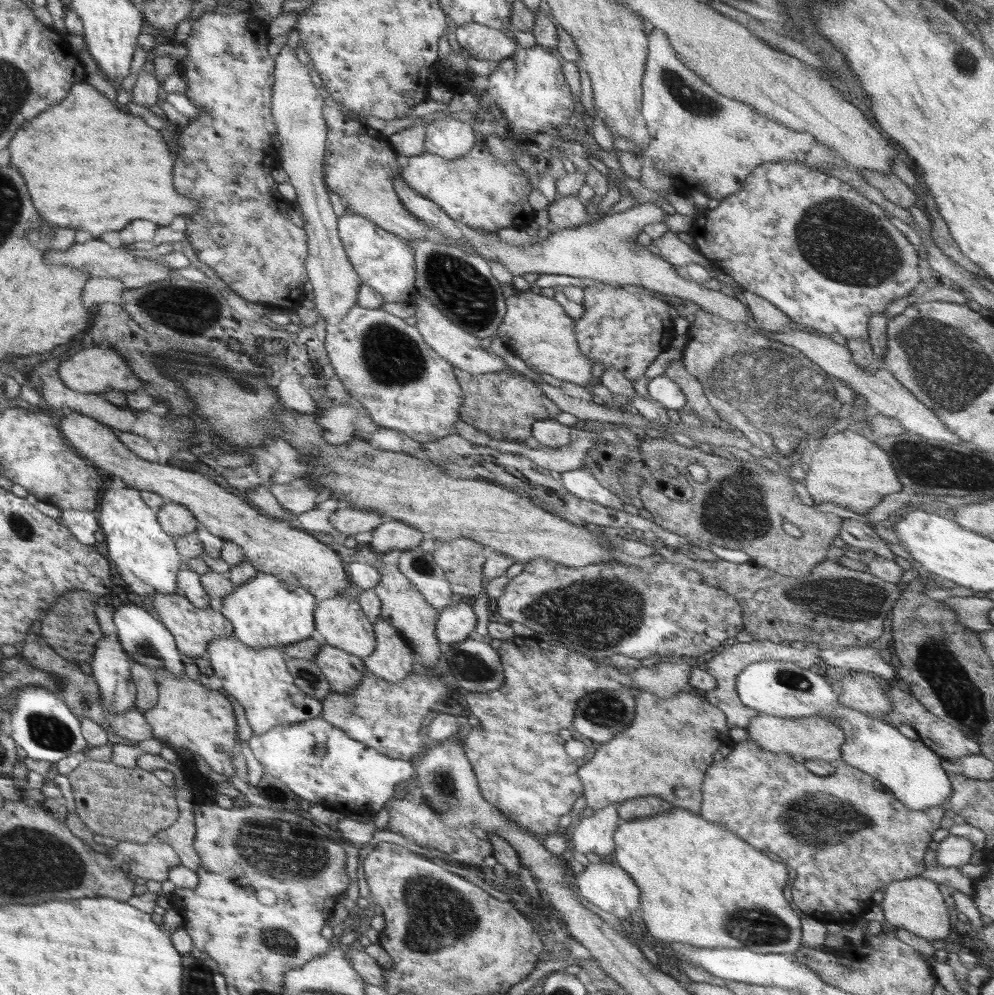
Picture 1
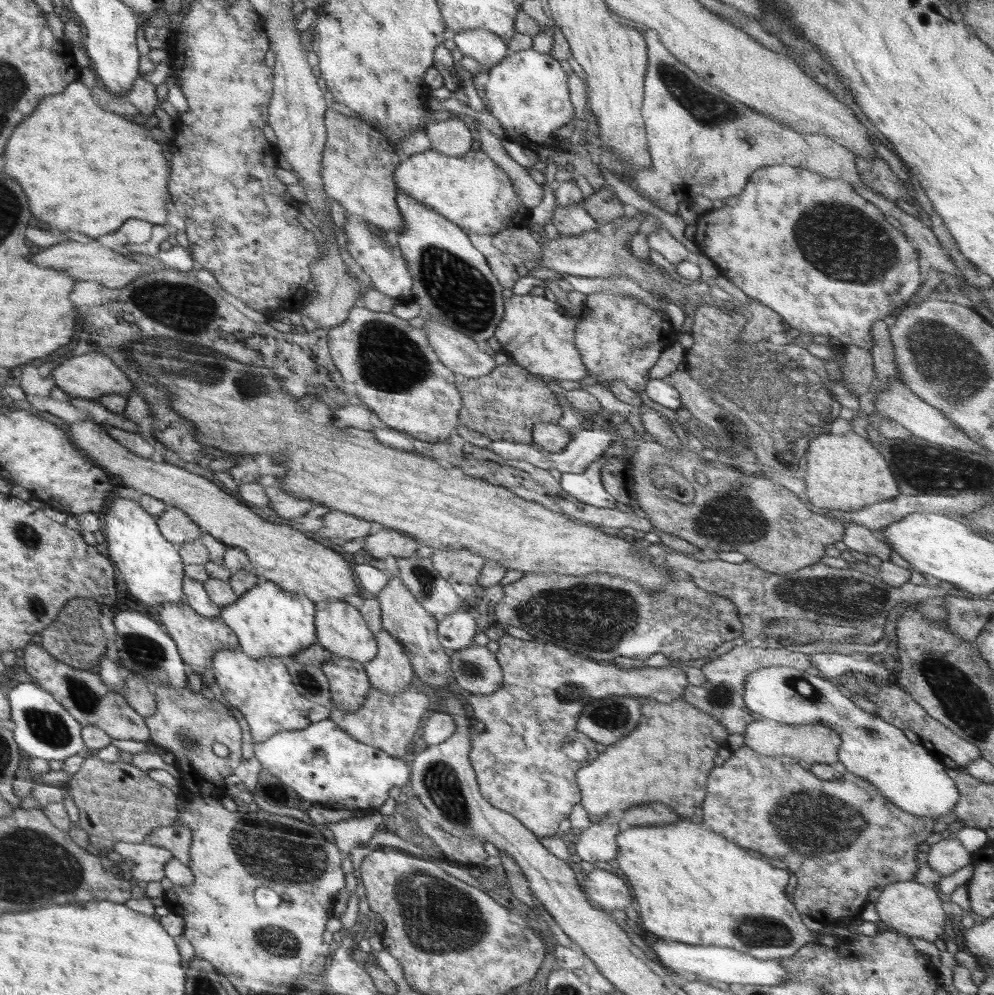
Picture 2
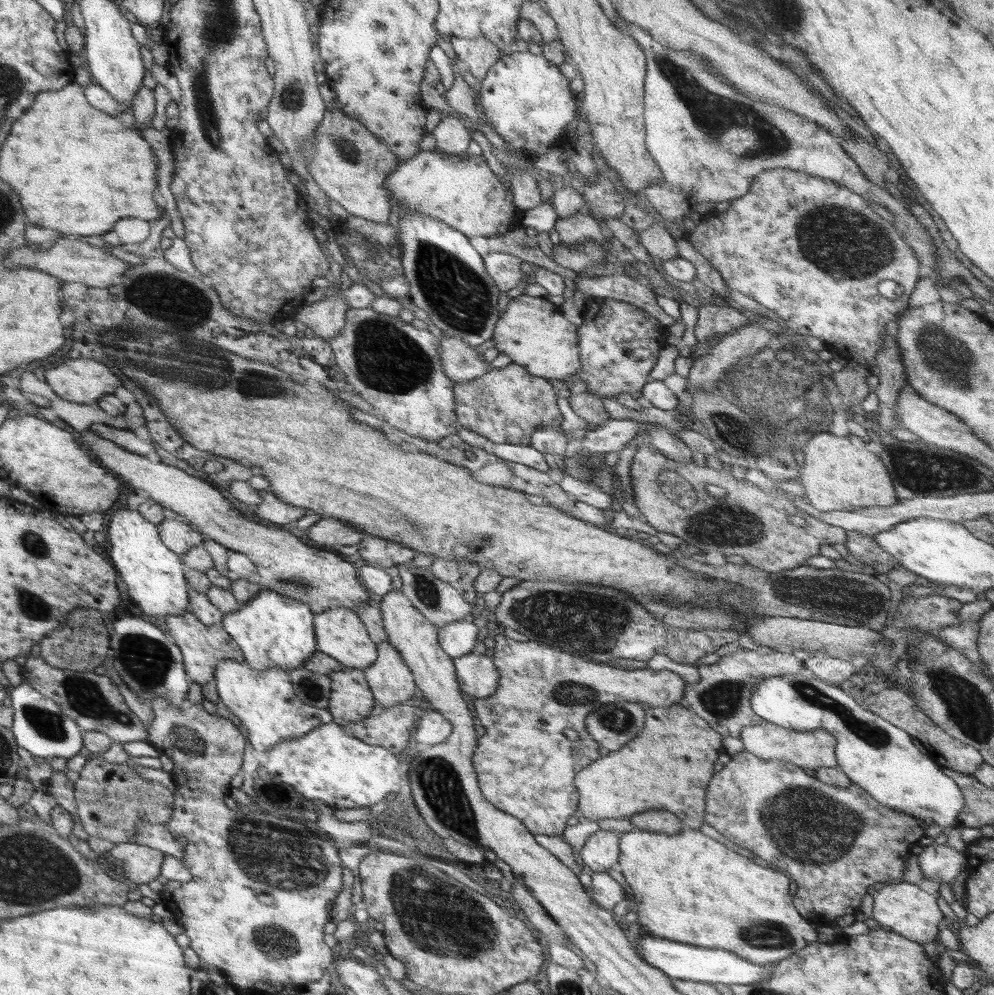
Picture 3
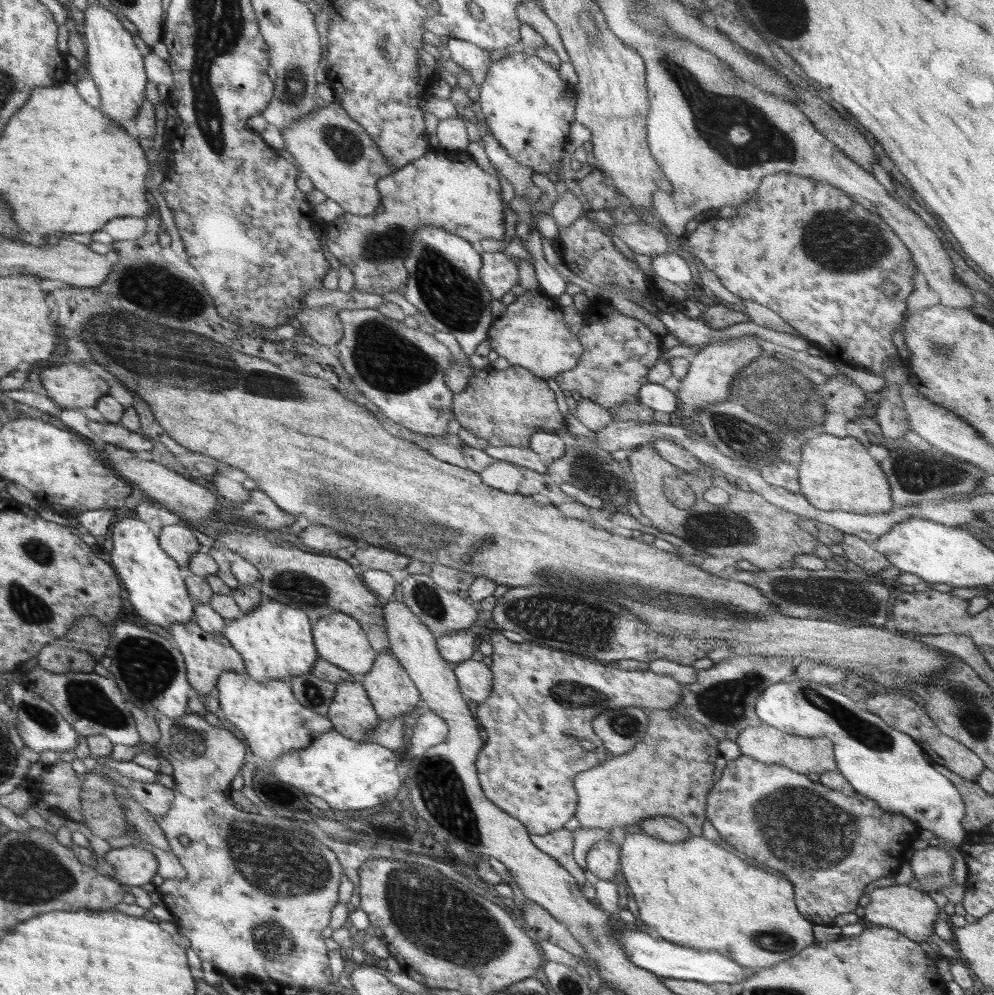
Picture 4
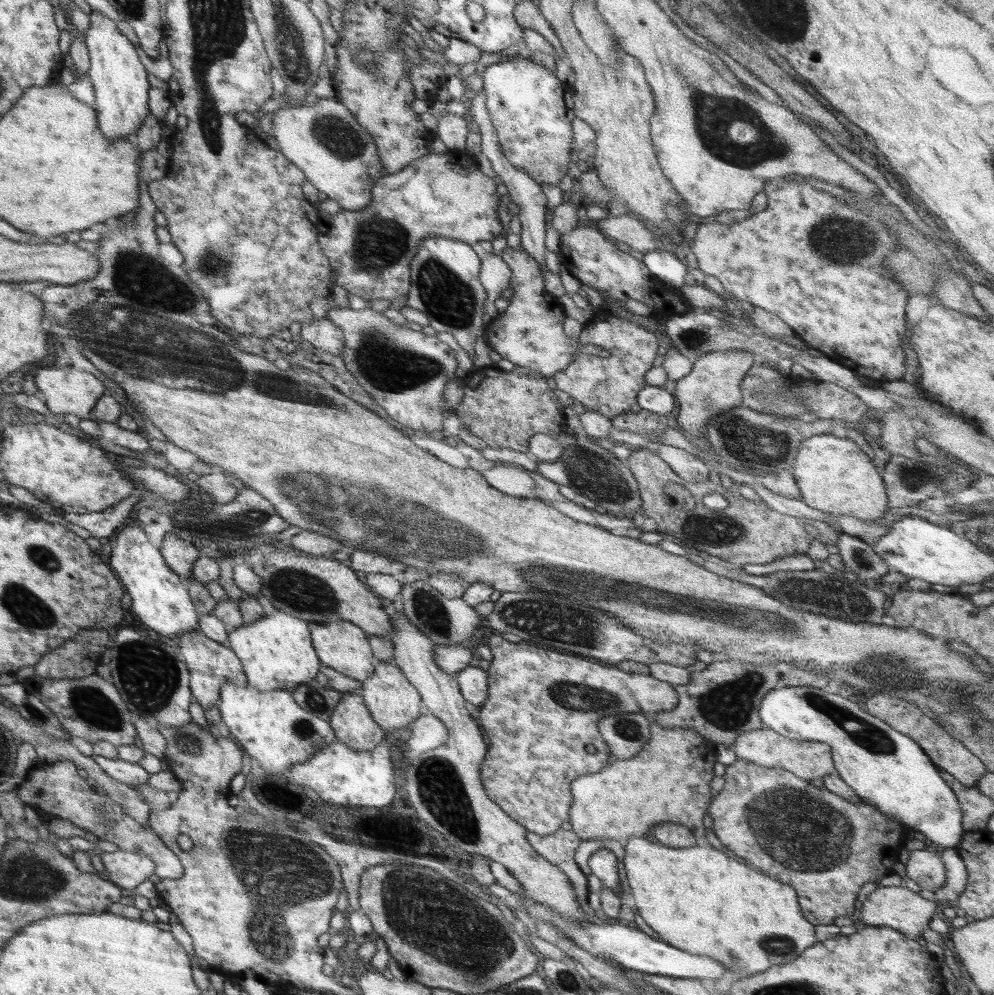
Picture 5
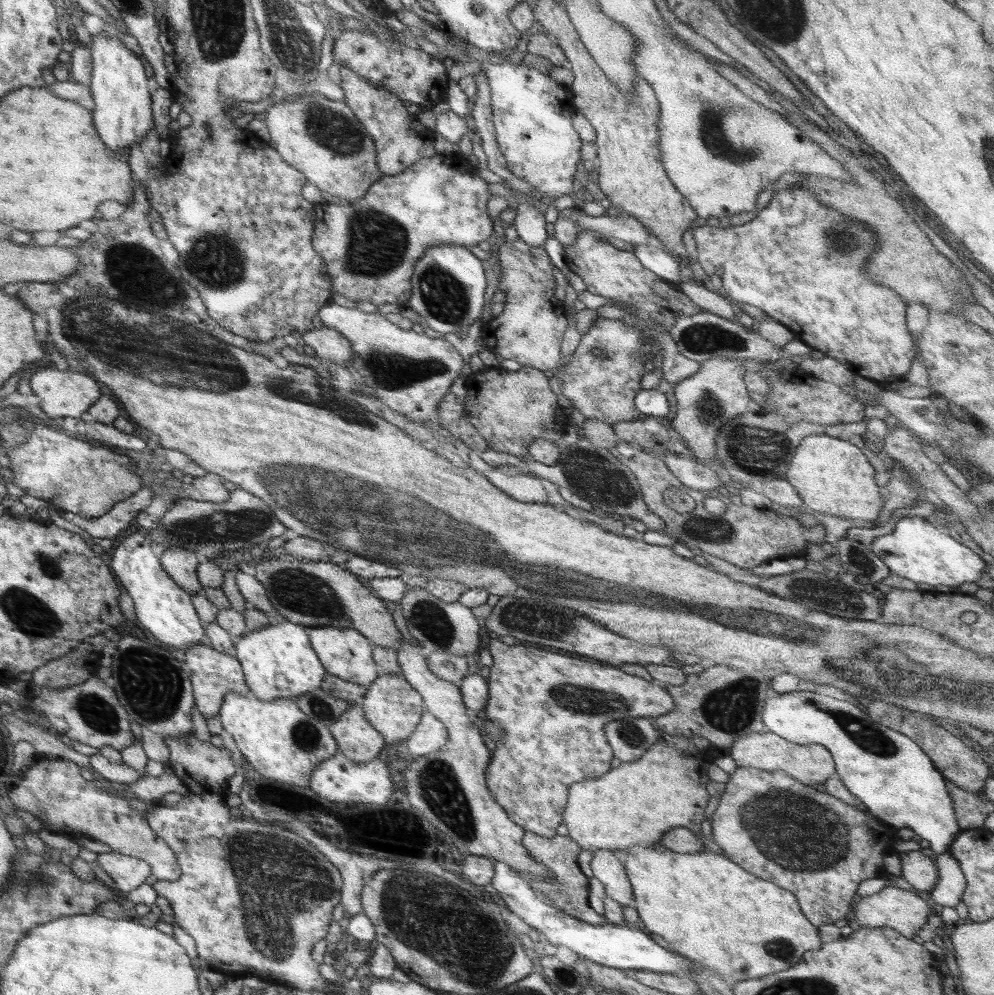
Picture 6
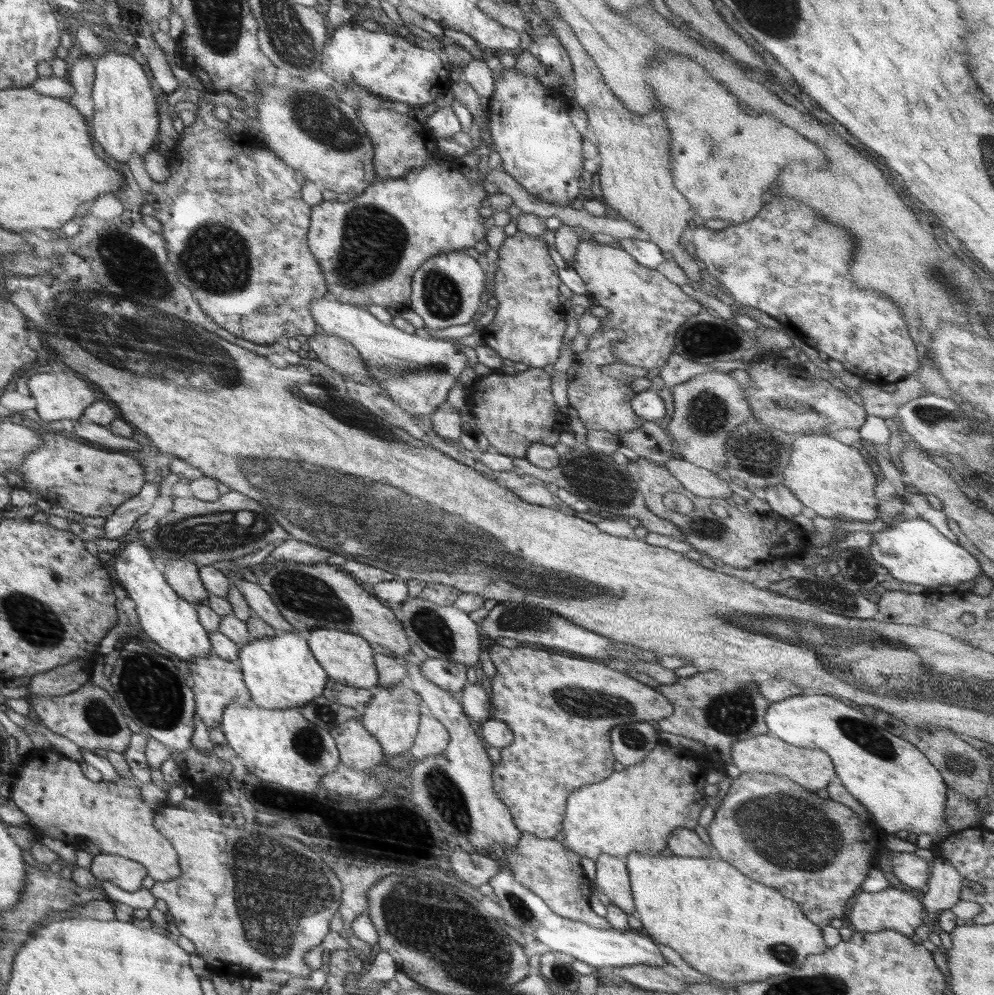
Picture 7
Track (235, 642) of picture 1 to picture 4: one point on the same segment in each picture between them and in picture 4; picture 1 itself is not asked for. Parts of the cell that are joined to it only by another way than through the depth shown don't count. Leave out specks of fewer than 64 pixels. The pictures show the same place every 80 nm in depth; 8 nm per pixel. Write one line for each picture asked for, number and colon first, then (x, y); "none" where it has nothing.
2: (261, 688)
3: (265, 703)
4: (272, 721)

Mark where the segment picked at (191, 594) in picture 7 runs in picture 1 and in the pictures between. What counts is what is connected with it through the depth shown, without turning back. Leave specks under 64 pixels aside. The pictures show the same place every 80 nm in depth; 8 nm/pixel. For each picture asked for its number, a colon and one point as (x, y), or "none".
1: (176, 519)
2: (175, 524)
3: (180, 538)
4: (177, 540)
5: (181, 555)
6: (181, 564)

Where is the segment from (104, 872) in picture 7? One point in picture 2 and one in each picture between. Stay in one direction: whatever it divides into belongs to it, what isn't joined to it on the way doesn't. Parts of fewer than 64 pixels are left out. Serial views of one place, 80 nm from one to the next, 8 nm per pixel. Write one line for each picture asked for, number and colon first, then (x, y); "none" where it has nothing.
2: (148, 861)
3: (142, 864)
4: (134, 866)
5: (128, 870)
6: (127, 873)

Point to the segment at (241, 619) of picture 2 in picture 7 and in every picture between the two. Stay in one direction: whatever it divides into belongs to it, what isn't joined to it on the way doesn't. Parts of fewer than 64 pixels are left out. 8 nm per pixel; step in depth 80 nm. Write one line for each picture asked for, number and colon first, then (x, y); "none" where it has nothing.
3: (272, 630)
4: (275, 640)
5: (276, 651)
6: (278, 660)
7: (280, 671)

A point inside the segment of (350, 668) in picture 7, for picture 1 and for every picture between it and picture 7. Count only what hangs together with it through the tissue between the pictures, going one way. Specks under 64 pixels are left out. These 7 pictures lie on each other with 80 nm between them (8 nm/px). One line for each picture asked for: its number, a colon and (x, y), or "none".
1: (340, 622)
2: (342, 630)
3: (340, 634)
4: (340, 639)
5: (343, 646)
6: (345, 652)

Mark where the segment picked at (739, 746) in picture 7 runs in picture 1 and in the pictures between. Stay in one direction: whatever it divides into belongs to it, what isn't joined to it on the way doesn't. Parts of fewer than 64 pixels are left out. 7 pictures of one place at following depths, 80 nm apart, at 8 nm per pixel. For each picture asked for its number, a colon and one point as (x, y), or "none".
1: (812, 737)
2: (812, 743)
3: (814, 749)
4: (804, 754)
5: (808, 759)
6: (811, 764)

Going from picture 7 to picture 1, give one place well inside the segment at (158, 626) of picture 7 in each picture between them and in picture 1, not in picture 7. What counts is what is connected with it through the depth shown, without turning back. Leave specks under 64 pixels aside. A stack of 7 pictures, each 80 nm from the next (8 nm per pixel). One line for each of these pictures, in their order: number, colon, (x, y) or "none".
1: (146, 556)
2: (153, 570)
3: (156, 577)
4: (157, 589)
5: (161, 599)
6: (164, 607)

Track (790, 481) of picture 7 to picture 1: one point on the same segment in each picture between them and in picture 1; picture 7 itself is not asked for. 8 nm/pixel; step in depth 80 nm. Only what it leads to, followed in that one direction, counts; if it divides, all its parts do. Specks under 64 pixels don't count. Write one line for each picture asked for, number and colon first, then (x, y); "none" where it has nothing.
1: (848, 469)
2: (845, 472)
3: (839, 473)
4: (836, 472)
5: (833, 474)
6: (832, 476)

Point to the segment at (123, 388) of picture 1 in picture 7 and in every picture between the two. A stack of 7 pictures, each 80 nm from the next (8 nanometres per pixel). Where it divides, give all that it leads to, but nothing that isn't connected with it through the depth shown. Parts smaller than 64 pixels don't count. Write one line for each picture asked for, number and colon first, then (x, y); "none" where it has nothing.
2: (91, 376)
3: (85, 381)
4: (72, 385)
5: (65, 390)
6: (71, 393)
7: (65, 395)

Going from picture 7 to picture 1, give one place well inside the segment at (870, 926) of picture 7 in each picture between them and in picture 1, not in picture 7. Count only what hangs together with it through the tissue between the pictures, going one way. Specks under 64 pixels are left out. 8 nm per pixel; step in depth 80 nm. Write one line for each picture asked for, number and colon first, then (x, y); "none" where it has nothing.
1: (915, 904)
2: (911, 908)
3: (902, 907)
4: (913, 913)
5: (908, 912)
6: (906, 912)

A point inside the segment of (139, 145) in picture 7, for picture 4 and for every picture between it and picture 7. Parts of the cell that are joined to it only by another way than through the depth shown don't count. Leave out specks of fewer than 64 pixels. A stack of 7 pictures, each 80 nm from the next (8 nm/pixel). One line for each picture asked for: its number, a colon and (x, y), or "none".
4: (115, 65)
5: (120, 82)
6: (121, 104)

